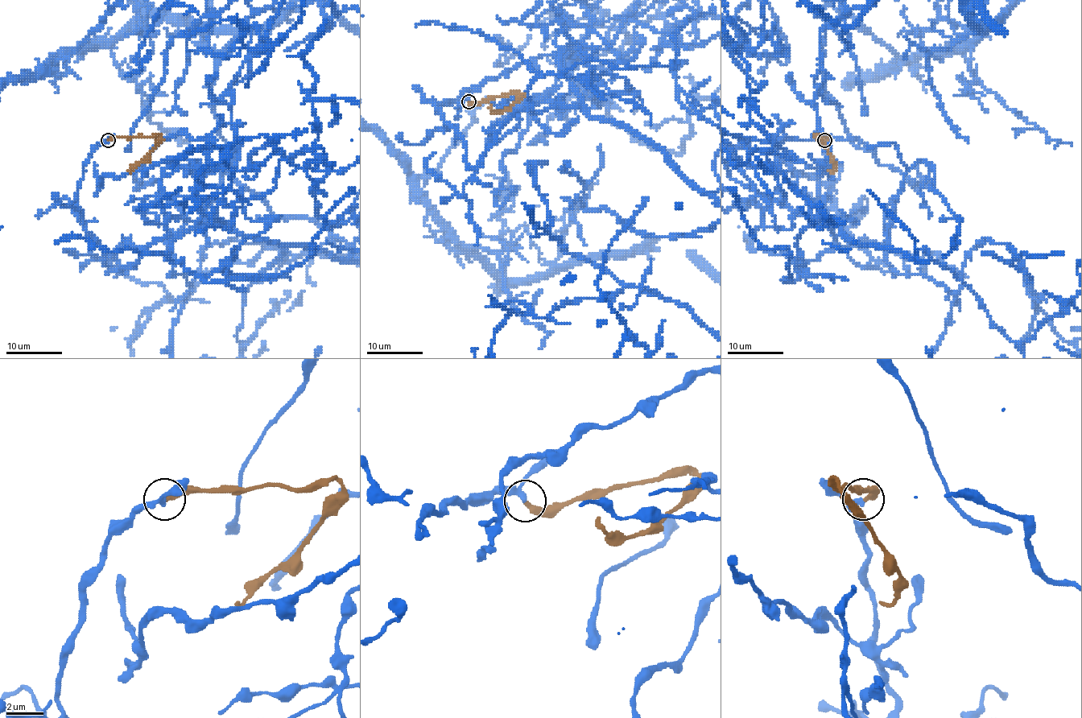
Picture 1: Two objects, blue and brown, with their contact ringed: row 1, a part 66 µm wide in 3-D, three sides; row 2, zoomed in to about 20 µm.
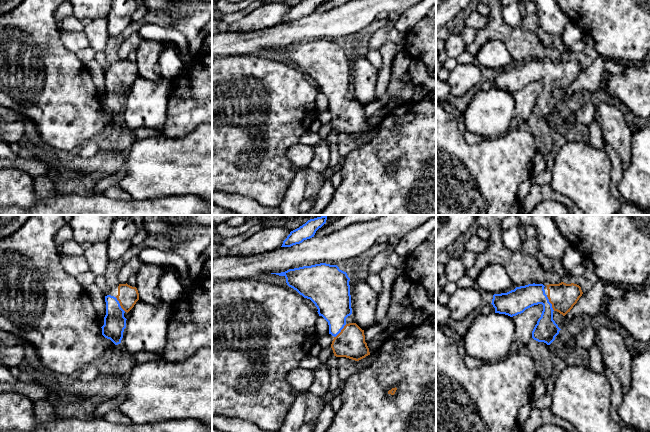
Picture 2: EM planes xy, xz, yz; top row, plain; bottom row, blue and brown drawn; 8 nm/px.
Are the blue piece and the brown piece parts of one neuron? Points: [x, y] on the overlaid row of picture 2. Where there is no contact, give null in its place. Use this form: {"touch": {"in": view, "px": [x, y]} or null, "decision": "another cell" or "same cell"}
{"touch": {"in": "yz", "px": [550, 303]}, "decision": "same cell"}

